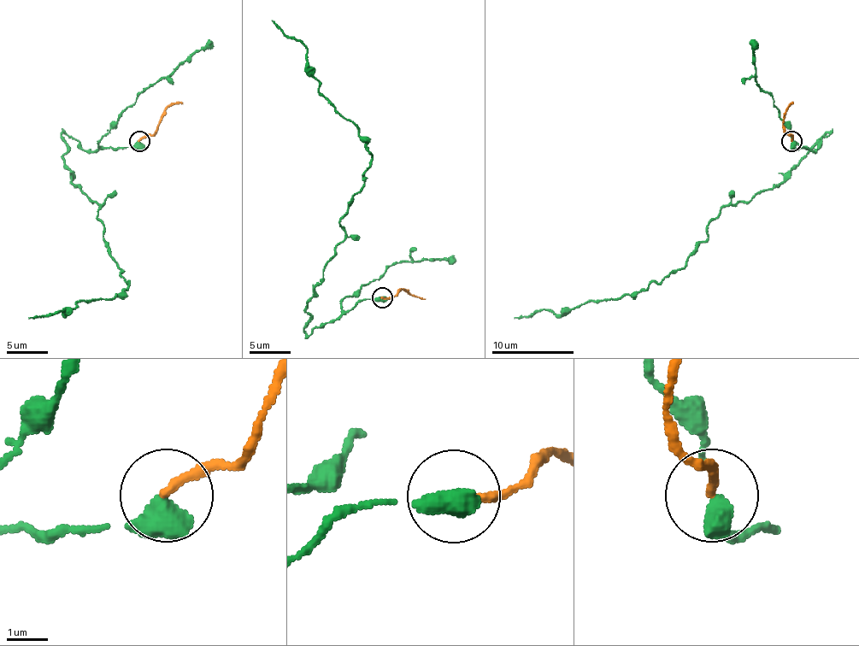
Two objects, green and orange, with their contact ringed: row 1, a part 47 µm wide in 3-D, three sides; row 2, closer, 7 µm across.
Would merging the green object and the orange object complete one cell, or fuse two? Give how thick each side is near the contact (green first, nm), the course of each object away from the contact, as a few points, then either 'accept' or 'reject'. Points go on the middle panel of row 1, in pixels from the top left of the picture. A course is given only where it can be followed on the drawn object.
650 nm thick on the green side, 220 nm on the other; green runs (382, 298), (303, 331), (306, 302), (345, 237), (341, 220), (372, 154), (318, 90), (306, 49), (271, 20); orange runs (382, 298), (391, 298), (401, 290), (426, 298); reject

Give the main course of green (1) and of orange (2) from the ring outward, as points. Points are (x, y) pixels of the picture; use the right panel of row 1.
1: (792, 141), (815, 151), (829, 135), (772, 189), (724, 205), (687, 263), (658, 284), (559, 314), (514, 319)
2: (792, 141), (792, 138), (784, 129), (784, 113), (792, 102)

